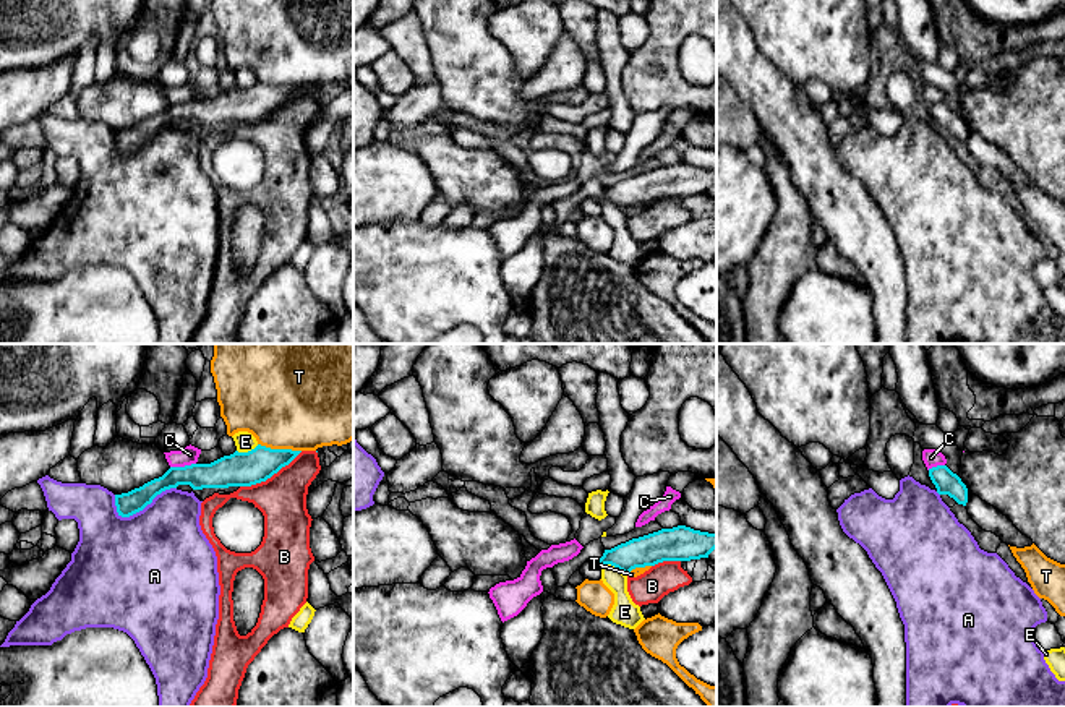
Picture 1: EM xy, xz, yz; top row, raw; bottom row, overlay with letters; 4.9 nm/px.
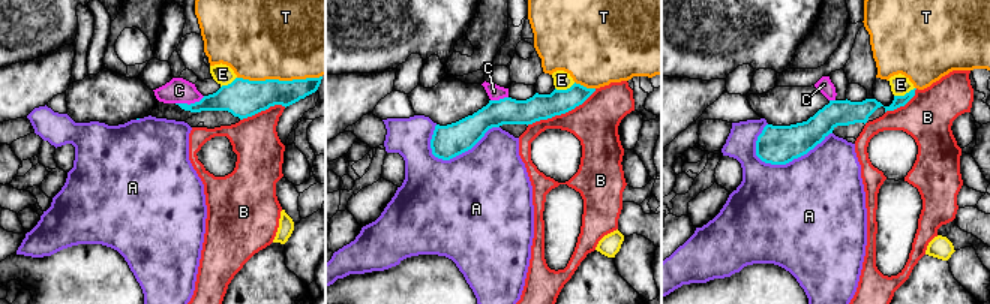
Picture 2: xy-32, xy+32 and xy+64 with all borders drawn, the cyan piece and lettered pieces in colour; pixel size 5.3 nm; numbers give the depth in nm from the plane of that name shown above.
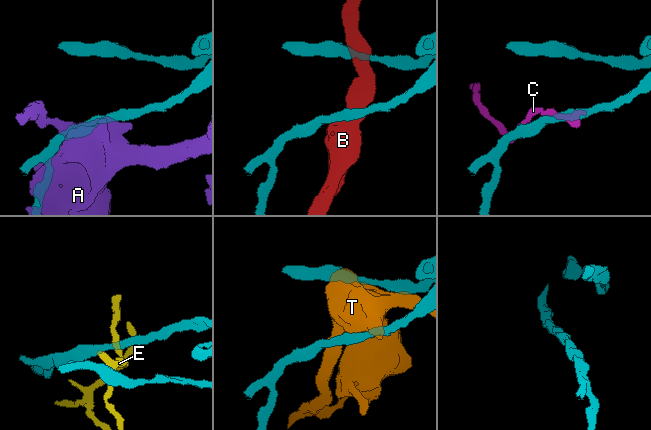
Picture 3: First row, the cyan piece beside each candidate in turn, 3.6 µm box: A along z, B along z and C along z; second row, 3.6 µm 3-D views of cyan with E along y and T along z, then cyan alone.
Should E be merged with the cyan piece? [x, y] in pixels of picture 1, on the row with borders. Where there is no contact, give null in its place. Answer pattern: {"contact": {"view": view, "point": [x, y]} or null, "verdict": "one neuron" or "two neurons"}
{"contact": {"view": "xz", "point": [613, 565]}, "verdict": "two neurons"}

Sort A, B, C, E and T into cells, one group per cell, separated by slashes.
A / B / C / E / T

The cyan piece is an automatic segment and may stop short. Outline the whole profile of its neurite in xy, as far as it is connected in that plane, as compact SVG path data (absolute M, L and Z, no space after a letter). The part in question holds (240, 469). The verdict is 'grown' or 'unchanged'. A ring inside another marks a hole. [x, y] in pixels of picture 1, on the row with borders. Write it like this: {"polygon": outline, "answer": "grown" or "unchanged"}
{"polygon": "M258 444L248 452L235 451L211 464L170 467L162 477L144 483L128 493L115 495L117 512L130 517L143 511L165 490L190 485L193 490L251 486L266 482L282 467L289 465L302 451L271 449Z", "answer": "unchanged"}

